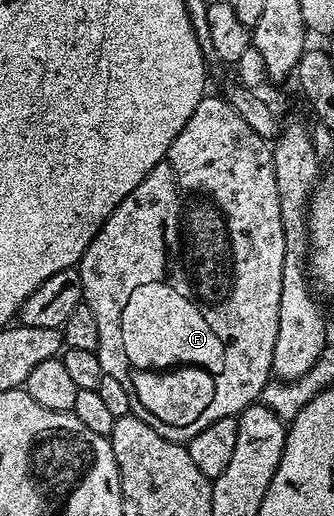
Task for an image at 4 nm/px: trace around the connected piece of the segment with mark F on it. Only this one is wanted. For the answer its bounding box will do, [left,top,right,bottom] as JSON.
[78,95,286,443]

